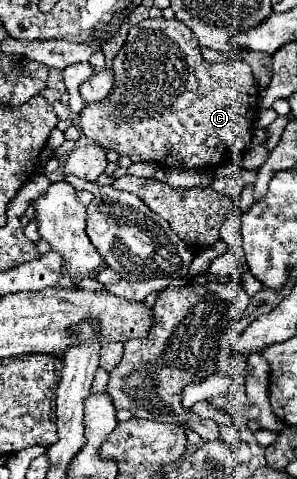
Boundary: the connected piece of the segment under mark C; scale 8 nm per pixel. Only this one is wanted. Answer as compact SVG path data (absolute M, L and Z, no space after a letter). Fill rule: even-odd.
M145 19L137 25L133 25L129 29L129 35L127 35L127 41L125 45L121 47L121 51L117 53L117 57L113 59L112 70L114 73L115 87L111 89L111 95L107 95L107 99L101 99L97 103L87 103L83 107L83 111L79 113L79 127L81 131L85 133L85 137L89 137L91 141L99 143L101 147L105 149L113 149L117 151L119 155L125 155L129 157L133 163L137 161L151 161L151 163L157 163L159 167L167 167L167 169L207 169L207 167L217 167L217 165L225 165L225 163L233 163L237 161L251 145L251 139L253 139L253 123L255 123L255 117L257 117L257 111L259 111L259 85L253 77L253 71L249 67L247 61L243 59L227 59L227 61L221 61L221 63L211 63L207 61L203 55L201 55L201 47L193 35L193 31L189 31L185 27L185 23L179 23L177 19Z

